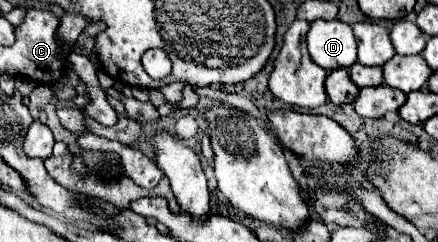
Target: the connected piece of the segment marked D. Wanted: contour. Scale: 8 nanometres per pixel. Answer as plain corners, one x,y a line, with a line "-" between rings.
315,20
307,34
307,48
315,64
331,72
357,62
357,42
349,24
341,20

